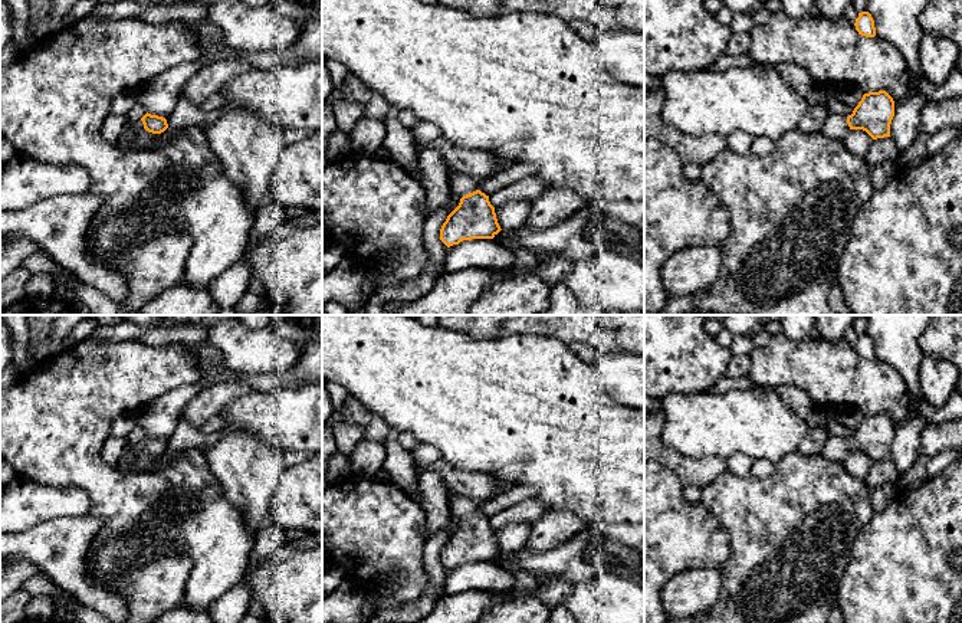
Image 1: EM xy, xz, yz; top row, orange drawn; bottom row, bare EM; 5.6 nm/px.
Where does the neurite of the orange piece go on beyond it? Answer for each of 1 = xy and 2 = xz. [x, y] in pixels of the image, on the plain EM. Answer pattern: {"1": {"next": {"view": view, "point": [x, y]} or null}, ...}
{"1": {"next": {"view": "xy", "point": [135, 451]}}, "2": {"next": {"view": "xz", "point": [462, 507]}}}

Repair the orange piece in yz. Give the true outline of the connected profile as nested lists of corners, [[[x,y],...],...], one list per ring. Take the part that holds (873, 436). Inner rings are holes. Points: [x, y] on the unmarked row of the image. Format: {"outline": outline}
{"outline": [[[886,413],[864,416],[848,439],[831,436],[820,455],[831,462],[844,463],[851,452],[863,452],[873,462],[890,459],[894,423]]]}

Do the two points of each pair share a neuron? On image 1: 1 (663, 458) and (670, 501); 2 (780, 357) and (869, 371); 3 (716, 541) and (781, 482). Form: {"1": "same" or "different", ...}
{"1": "different", "2": "same", "3": "different"}

